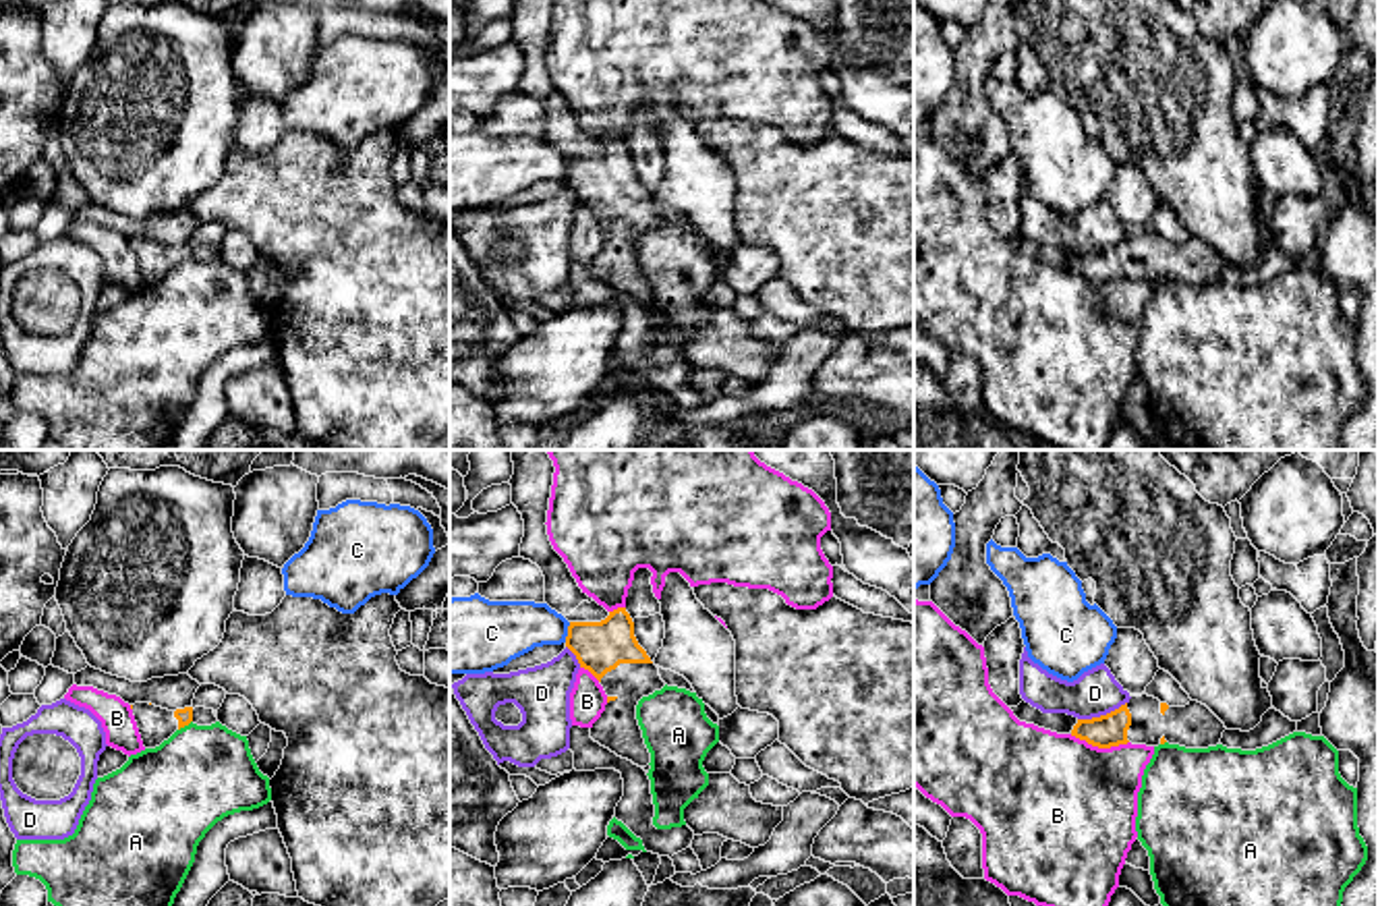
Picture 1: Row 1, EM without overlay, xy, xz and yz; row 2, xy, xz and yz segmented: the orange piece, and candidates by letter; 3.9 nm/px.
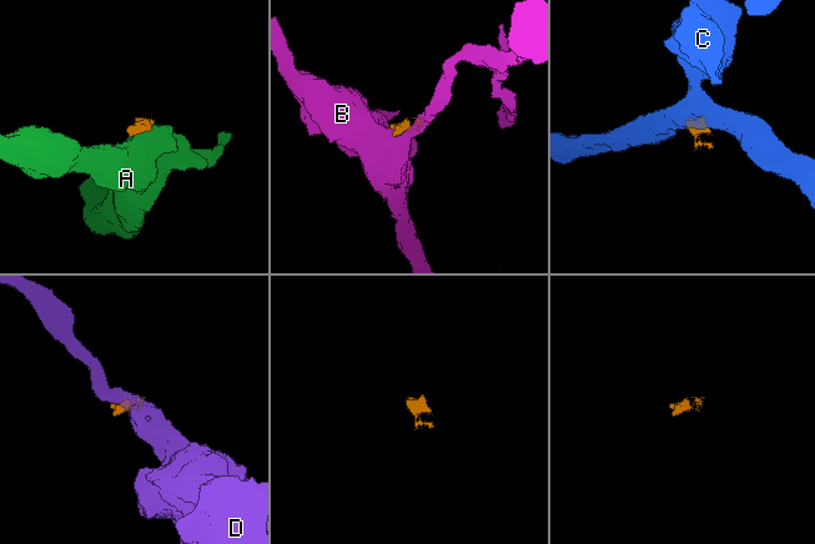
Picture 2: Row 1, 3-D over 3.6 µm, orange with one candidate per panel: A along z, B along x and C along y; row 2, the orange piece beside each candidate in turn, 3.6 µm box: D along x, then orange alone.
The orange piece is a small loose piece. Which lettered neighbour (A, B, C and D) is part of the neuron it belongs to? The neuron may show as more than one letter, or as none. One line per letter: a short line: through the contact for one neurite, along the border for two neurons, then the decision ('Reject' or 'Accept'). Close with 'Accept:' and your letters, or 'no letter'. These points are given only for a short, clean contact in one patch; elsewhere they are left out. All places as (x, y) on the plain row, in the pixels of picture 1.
A: Line: xy (191, 256), (179, 266). Reject
B: Line: yz (1070, 270), (1099, 282), (1128, 278). Reject
C: Line: xz (570, 158), (564, 177). Reject
D: Line: yz (1126, 237), (1105, 249), (1078, 256). Reject
Accept: no letter

